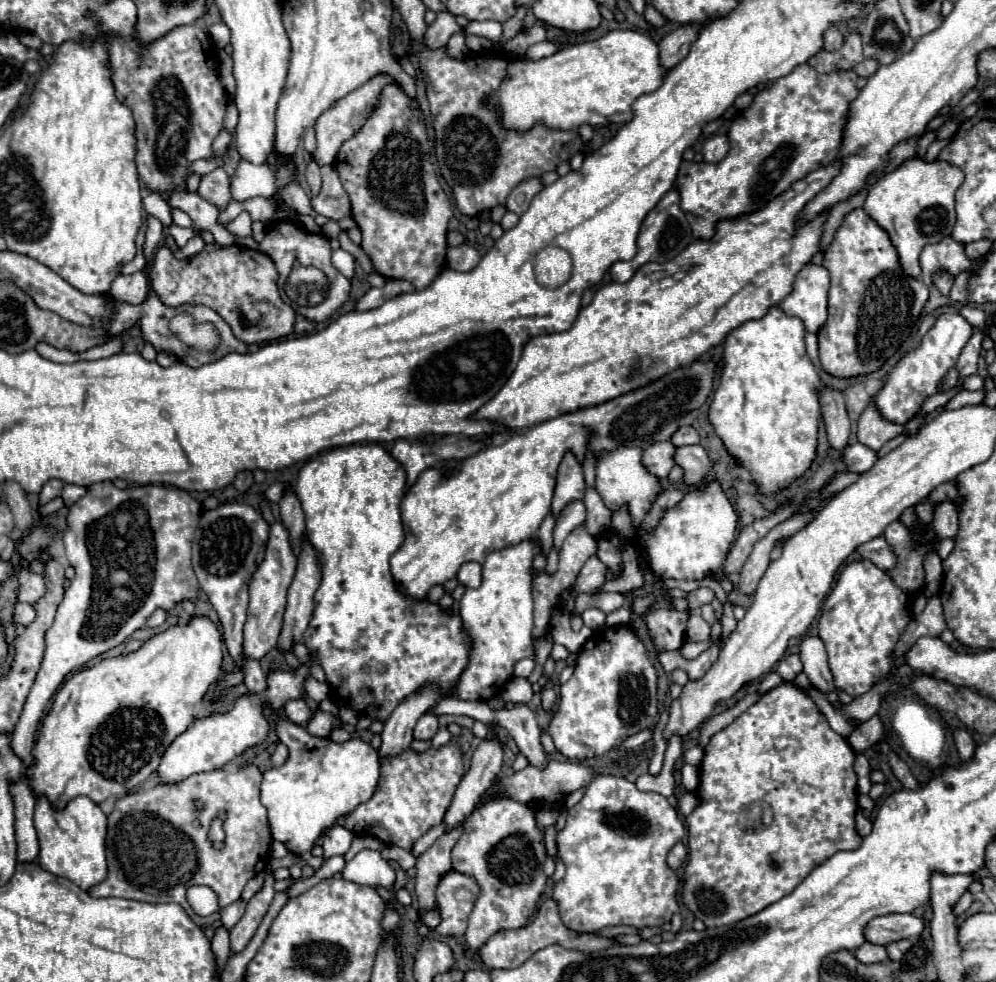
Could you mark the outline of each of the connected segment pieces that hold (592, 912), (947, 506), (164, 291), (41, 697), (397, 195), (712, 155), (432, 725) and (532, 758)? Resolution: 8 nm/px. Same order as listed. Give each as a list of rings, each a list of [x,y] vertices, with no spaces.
[[[597,775],[585,789],[585,795],[583,799],[567,813],[567,821],[565,821],[565,827],[557,833],[557,847],[559,847],[559,857],[567,869],[565,877],[555,885],[555,891],[553,891],[553,899],[557,901],[557,907],[559,907],[559,917],[561,921],[577,931],[577,933],[595,933],[603,927],[609,927],[609,925],[629,925],[629,927],[661,927],[665,923],[671,921],[673,913],[679,911],[679,903],[677,903],[677,893],[679,893],[679,879],[677,879],[677,873],[667,865],[667,853],[669,849],[681,841],[685,835],[685,825],[683,825],[683,819],[677,815],[677,811],[669,805],[669,801],[659,795],[659,793],[643,793],[635,787],[635,783],[627,781],[625,777],[613,777],[613,775]]]
[[[945,501],[945,503],[939,503],[935,507],[935,515],[933,515],[933,523],[931,523],[937,539],[945,539],[945,537],[951,537],[955,539],[957,537],[957,529],[959,529],[959,519],[957,519],[957,511],[955,511],[955,505]]]
[[[207,243],[189,259],[175,259],[167,247],[159,247],[153,259],[151,287],[167,307],[205,305],[217,311],[243,343],[265,343],[293,333],[295,311],[289,309],[277,291],[277,269],[273,261],[247,247]]]
[[[103,481],[91,487],[93,489],[87,489],[85,497],[71,505],[67,515],[63,543],[67,559],[75,569],[75,577],[65,589],[65,597],[57,607],[53,627],[47,631],[47,649],[41,669],[25,701],[21,719],[13,731],[13,751],[23,759],[25,765],[33,765],[31,749],[35,745],[39,721],[45,715],[45,709],[57,693],[59,685],[65,681],[67,673],[81,669],[101,653],[125,643],[125,639],[133,631],[145,625],[155,609],[171,611],[177,603],[185,599],[195,603],[199,597],[199,583],[195,581],[195,573],[191,569],[191,541],[195,525],[201,517],[201,503],[195,501],[187,491],[167,485],[139,485],[131,489],[117,489],[111,481]]]
[[[391,83],[383,87],[379,105],[365,125],[341,145],[333,161],[351,199],[351,217],[363,233],[361,249],[371,257],[379,275],[407,279],[415,289],[429,287],[445,267],[447,223],[453,217],[437,175],[431,175],[429,157],[427,125],[415,115],[403,87]]]
[[[713,135],[702,147],[703,159],[707,163],[719,163],[729,149],[729,139],[727,135]]]
[[[427,711],[427,713],[419,719],[419,723],[417,723],[417,727],[415,727],[415,737],[417,737],[417,739],[431,739],[431,737],[437,733],[437,727],[439,727],[437,719],[439,719],[439,717],[437,717],[433,711]]]
[[[515,703],[511,709],[503,707],[499,711],[493,711],[491,721],[505,727],[513,735],[519,751],[527,755],[531,765],[543,767],[547,763],[545,751],[539,741],[541,729],[535,721],[535,713],[525,703]]]

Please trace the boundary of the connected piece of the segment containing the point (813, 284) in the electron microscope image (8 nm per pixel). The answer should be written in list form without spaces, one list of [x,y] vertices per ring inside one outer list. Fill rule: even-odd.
[[[805,265],[793,283],[793,291],[781,301],[781,309],[799,317],[809,333],[817,333],[827,321],[827,293],[829,293],[829,271],[823,265]]]

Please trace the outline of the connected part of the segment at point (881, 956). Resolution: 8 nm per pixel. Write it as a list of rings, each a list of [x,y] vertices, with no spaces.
[[[865,943],[855,951],[855,957],[863,963],[881,963],[881,961],[887,961],[887,951],[881,945]]]

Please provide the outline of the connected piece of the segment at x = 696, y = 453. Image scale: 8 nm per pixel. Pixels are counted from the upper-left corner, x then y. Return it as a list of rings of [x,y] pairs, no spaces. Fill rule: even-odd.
[[[701,445],[677,447],[675,463],[683,469],[683,483],[689,487],[699,487],[711,471],[711,461]]]

